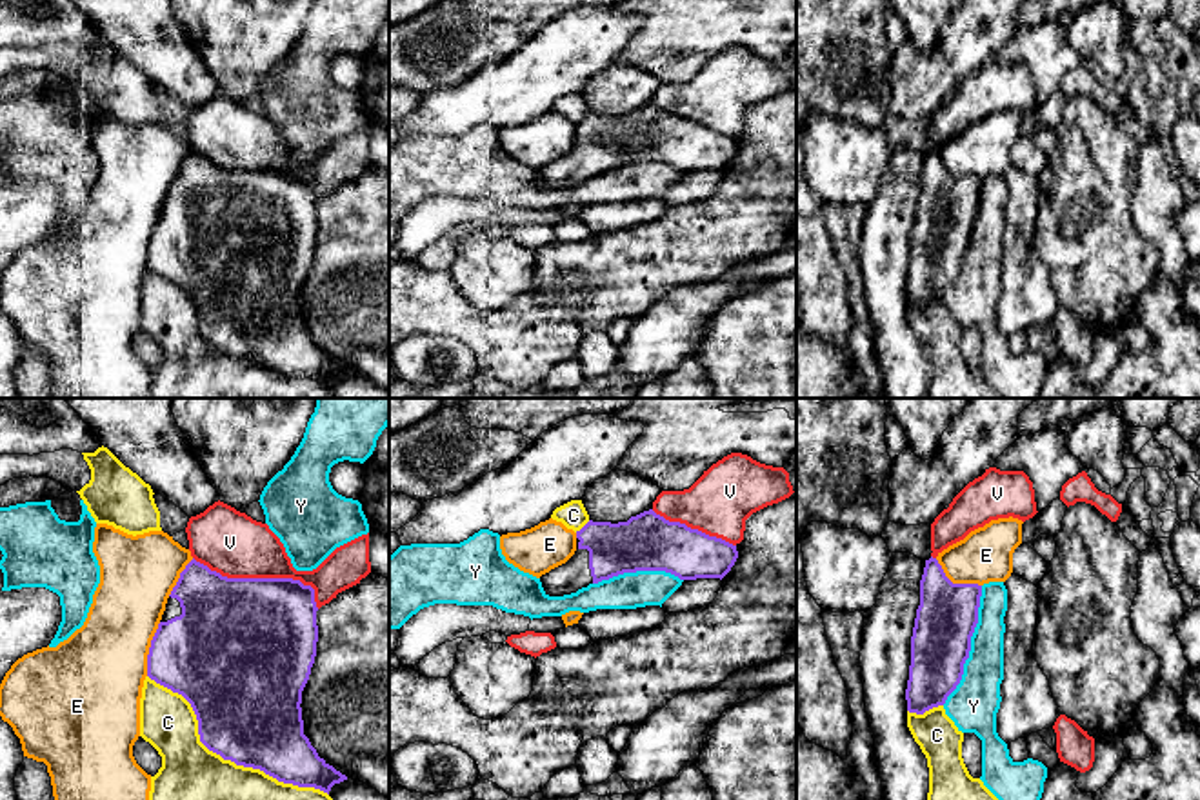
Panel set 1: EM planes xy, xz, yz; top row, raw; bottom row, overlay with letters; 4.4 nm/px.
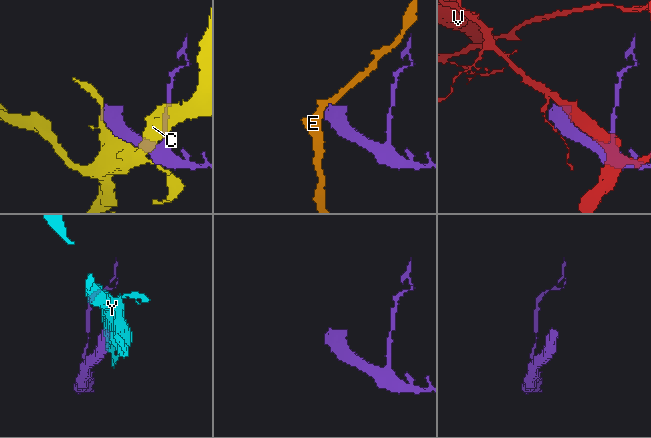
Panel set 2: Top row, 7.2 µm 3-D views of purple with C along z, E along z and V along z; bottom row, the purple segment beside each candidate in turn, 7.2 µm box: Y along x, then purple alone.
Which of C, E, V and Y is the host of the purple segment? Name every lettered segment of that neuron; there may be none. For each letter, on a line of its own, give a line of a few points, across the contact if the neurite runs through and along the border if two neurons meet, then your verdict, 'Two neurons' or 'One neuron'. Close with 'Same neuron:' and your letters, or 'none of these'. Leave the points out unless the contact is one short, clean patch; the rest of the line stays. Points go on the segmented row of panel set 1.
C: Two neurons
E: Two neurons
V: Two neurons
Y: Two neurons
Same neuron: none of these

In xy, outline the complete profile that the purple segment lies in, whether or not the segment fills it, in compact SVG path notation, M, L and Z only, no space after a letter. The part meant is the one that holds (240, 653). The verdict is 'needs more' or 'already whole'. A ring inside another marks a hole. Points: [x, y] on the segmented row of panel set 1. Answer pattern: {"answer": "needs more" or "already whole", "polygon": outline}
{"answer": "needs more", "polygon": "M195 558L173 587L147 655L147 676L182 695L198 720L200 742L224 760L260 769L284 784L315 787L329 795L345 775L318 756L304 735L302 691L316 656L315 589L293 578L227 578Z"}

